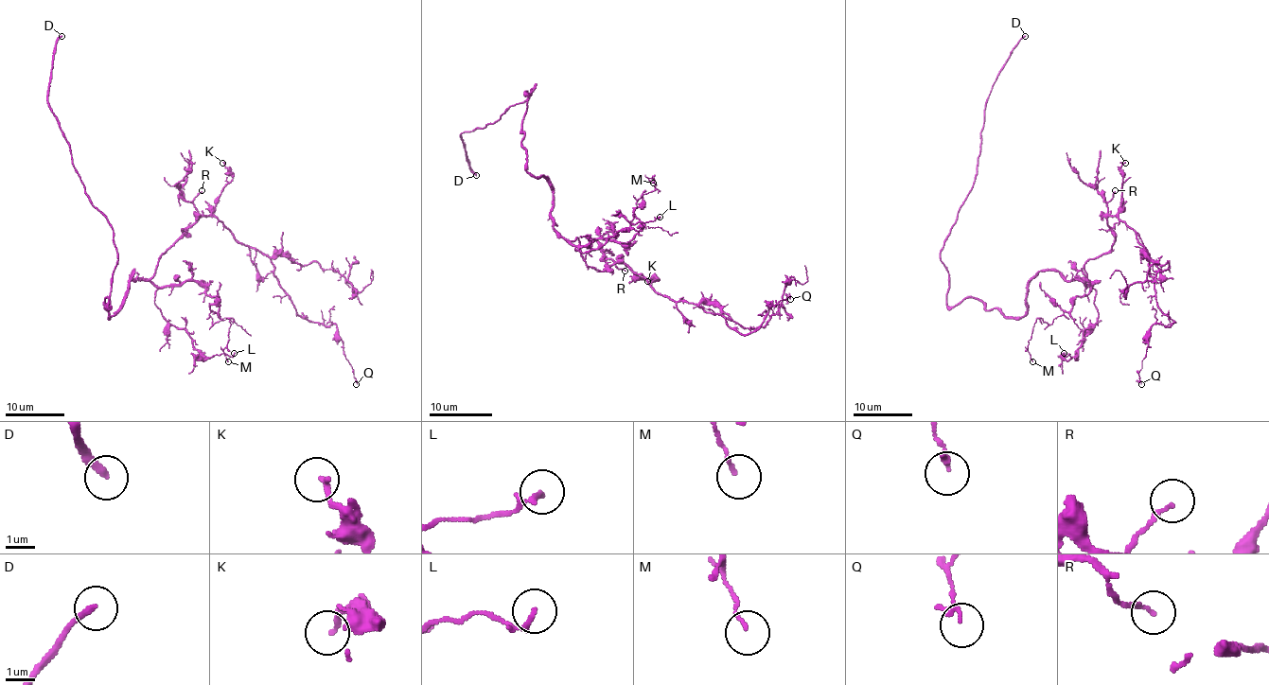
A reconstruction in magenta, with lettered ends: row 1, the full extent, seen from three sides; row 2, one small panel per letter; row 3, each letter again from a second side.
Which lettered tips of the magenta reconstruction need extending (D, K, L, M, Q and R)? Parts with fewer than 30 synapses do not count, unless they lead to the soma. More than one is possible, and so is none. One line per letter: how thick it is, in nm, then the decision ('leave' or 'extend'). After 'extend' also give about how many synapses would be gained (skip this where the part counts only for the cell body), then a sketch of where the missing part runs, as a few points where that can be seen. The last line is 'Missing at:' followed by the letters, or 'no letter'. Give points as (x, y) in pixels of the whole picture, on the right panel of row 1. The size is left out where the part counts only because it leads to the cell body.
D: 240 nm thick; extend; about 35 synapses
K: 180 nm thick; leave
L: 120 nm thick; leave
M: 100 nm thick; leave
Q: 190 nm thick; leave
R: 140 nm thick; leave
Missing at: D

